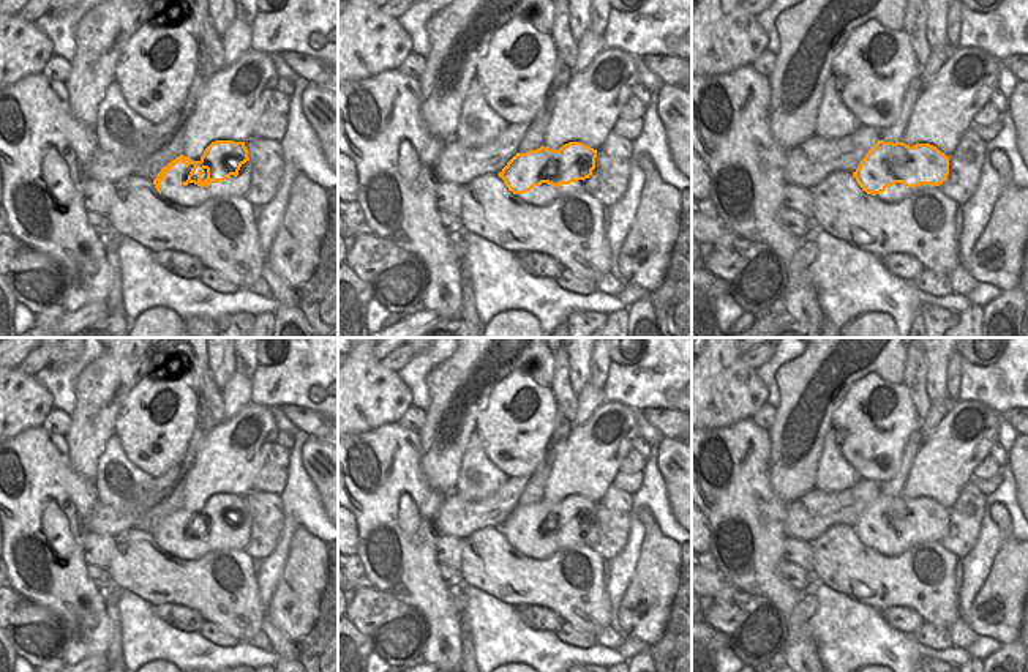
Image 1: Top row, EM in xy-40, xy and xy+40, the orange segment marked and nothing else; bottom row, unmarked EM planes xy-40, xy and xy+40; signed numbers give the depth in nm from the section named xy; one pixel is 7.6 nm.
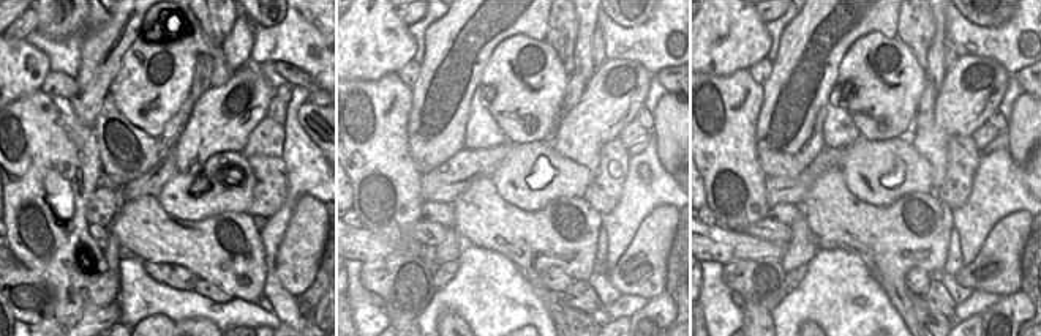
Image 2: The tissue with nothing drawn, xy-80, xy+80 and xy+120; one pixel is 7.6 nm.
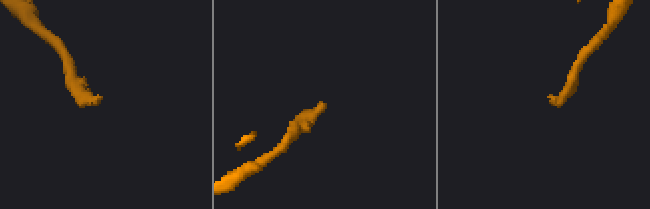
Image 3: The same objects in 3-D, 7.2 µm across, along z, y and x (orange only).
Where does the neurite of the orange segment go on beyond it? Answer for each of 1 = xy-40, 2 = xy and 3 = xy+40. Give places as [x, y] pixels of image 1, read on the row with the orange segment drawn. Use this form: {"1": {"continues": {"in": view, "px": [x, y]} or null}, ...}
{"1": {"continues": {"in": "xy-40", "px": [172, 190]}}, "2": {"continues": {"in": "xy", "px": [544, 194]}}, "3": {"continues": {"in": "xy+40", "px": [892, 194]}}}

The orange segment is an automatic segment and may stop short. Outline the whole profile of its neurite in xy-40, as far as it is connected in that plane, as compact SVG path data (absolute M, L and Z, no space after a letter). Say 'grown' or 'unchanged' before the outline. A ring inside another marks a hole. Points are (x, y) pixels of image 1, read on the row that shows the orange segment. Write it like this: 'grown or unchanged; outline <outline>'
grown; outline M215 140L199 161L177 156L153 180L156 191L182 207L210 199L243 197L249 188L251 162L245 142Z

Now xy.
grown; outline M568 142L559 150L542 145L516 153L499 177L521 200L545 207L565 194L597 189L597 150L581 142Z

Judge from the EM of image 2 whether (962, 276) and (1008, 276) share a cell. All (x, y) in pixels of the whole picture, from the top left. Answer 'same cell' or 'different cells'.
same cell

